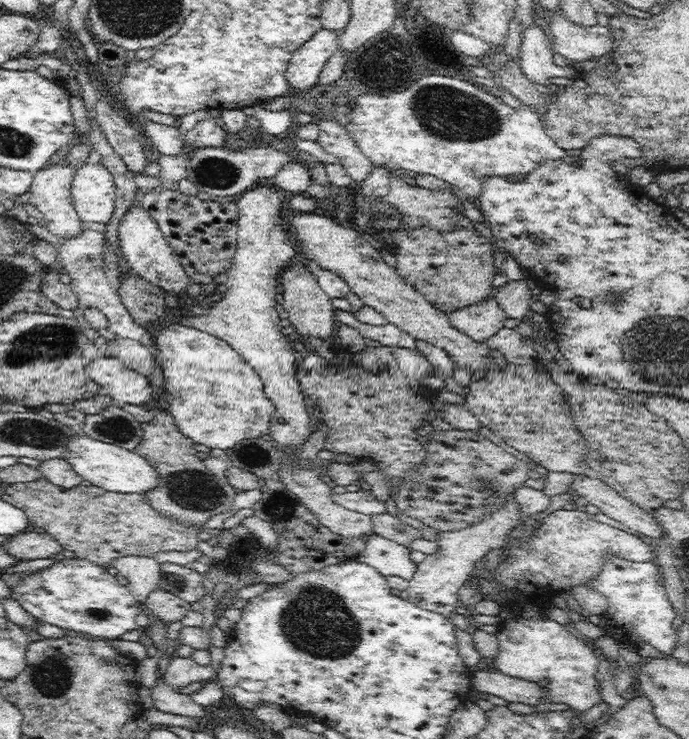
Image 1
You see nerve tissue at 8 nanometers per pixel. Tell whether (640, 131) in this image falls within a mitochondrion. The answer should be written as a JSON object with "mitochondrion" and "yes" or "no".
{"mitochondrion":"no"}

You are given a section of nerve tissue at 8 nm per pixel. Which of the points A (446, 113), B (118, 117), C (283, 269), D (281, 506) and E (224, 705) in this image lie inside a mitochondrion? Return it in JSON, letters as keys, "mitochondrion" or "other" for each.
{"A":"mitochondrion","B":"other","C":"other","D":"mitochondrion","E":"other"}

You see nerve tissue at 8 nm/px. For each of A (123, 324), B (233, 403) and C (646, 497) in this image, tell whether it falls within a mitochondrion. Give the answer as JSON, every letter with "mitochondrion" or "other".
{"A":"other","B":"other","C":"other"}

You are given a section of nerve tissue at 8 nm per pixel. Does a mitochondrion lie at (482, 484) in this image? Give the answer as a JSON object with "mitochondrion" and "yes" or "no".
{"mitochondrion":"yes"}

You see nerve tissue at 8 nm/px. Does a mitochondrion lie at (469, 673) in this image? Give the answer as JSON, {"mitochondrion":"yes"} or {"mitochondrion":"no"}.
{"mitochondrion":"no"}

